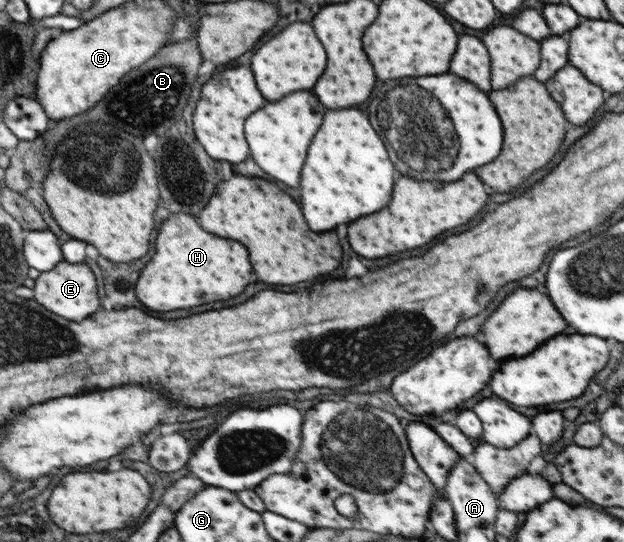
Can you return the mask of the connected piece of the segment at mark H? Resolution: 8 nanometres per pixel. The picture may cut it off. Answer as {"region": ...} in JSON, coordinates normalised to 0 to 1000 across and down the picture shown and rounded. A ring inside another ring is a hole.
{"region":[[[277,395],[268,402],[248,446],[252,469],[229,494],[220,520],[220,550],[242,572],[290,572],[373,550],[393,535],[405,506],[389,450],[329,428],[303,395]]]}

